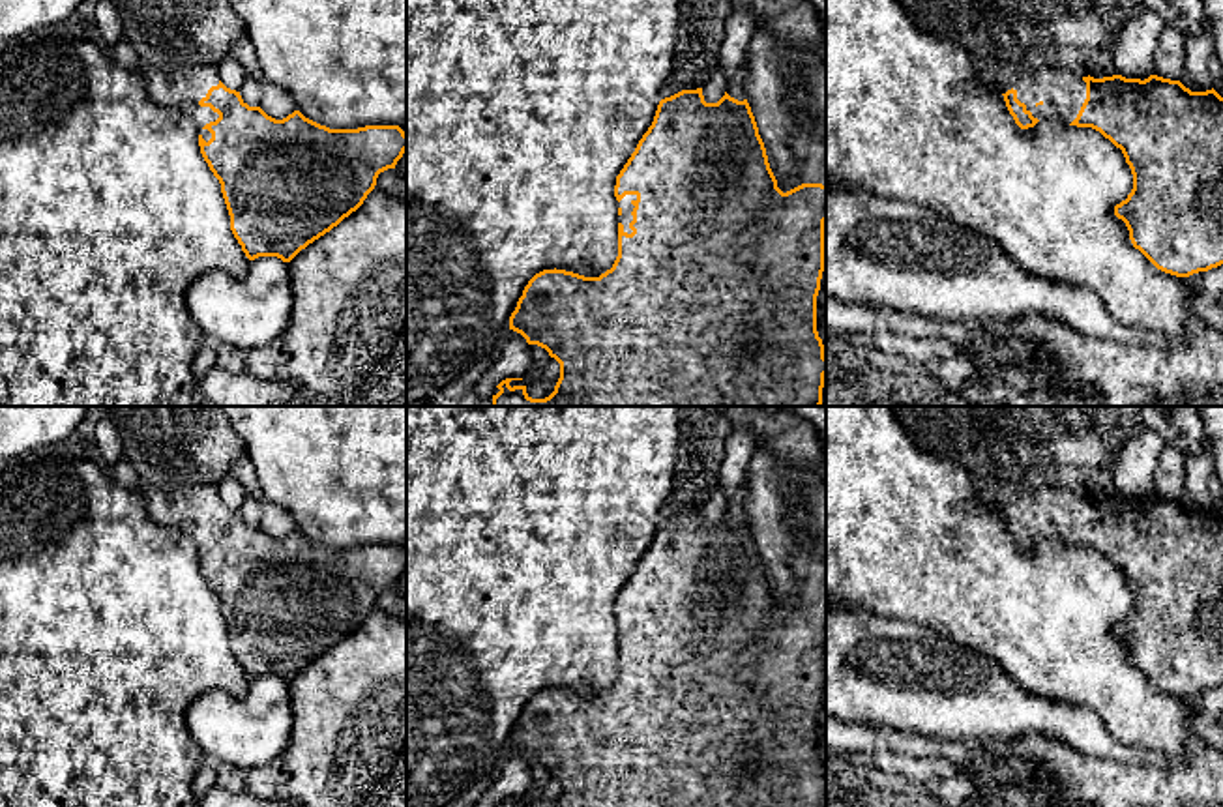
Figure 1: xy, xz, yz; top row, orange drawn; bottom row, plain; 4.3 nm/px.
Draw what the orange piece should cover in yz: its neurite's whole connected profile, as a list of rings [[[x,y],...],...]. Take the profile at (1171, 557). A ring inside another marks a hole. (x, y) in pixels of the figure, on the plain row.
[[[1045,485],[1009,502],[1002,515],[1021,549],[1034,547],[1039,539],[1092,547],[1122,569],[1133,594],[1133,609],[1114,625],[1114,635],[1126,642],[1133,667],[1157,689],[1189,697],[1223,683],[1223,517],[1214,507],[1191,511],[1180,500],[1157,494],[1144,500],[1122,494],[1081,498],[1069,487]]]

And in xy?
[[[215,485],[142,489],[150,519],[185,532],[199,547],[200,573],[221,603],[230,650],[249,680],[277,676],[290,682],[356,631],[378,594],[395,588],[406,571],[406,552],[399,545],[330,549],[300,530],[275,539],[227,507]]]

